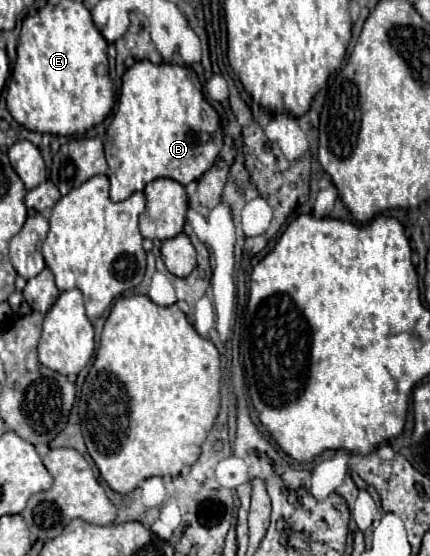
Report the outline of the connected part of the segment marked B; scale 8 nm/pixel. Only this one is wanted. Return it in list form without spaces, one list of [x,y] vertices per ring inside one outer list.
[[[136,61],[124,73],[118,111],[104,135],[112,201],[124,201],[160,177],[188,185],[212,167],[220,149],[218,113],[204,99],[198,75],[190,67]]]

